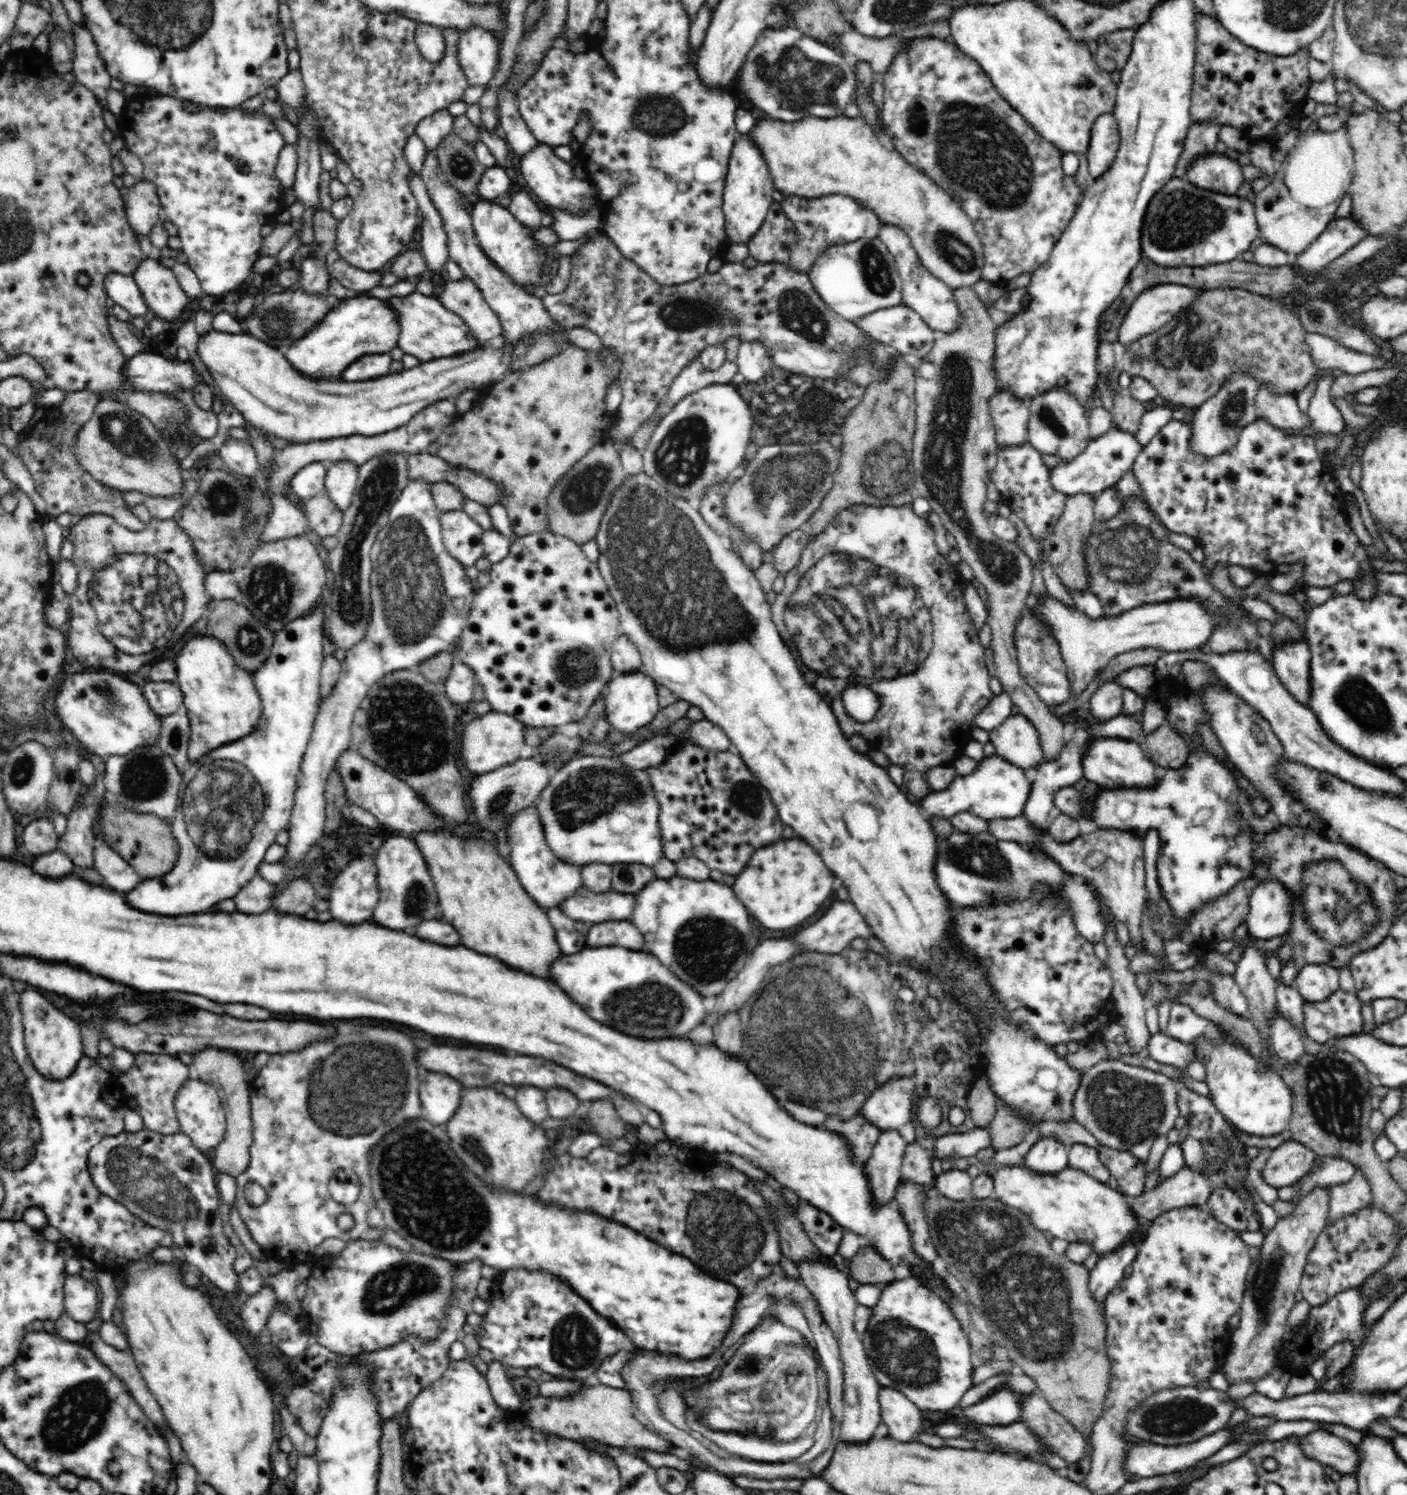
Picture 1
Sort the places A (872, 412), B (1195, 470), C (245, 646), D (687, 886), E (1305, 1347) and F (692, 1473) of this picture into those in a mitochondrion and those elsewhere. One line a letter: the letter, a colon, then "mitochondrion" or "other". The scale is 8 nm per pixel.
A: other
B: other
C: mitochondrion
D: other
E: other
F: other

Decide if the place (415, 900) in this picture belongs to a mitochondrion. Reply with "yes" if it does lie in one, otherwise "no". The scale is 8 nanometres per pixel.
yes

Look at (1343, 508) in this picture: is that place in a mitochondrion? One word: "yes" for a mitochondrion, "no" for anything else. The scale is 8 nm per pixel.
no

